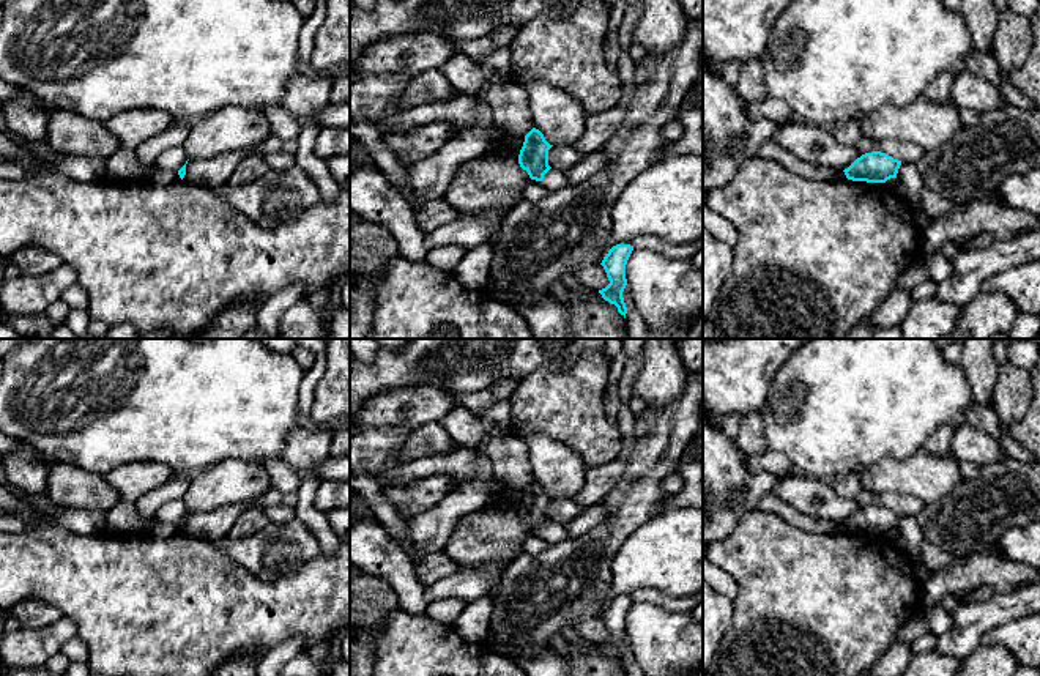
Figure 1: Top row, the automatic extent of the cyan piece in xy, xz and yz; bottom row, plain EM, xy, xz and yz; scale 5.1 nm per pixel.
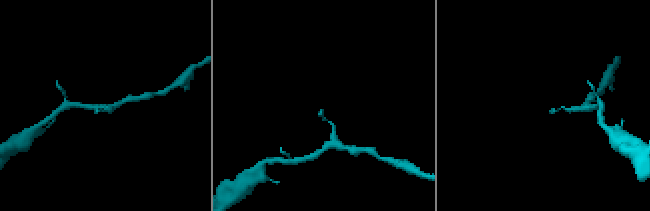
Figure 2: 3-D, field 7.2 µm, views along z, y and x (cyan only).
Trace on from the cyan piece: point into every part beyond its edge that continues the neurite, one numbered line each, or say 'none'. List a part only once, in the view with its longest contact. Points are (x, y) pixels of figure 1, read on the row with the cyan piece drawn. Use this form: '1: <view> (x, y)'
none

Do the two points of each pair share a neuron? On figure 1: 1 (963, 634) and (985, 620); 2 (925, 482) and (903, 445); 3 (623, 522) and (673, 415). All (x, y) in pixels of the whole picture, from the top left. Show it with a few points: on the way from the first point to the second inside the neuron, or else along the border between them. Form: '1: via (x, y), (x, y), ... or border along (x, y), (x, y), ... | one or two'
1: via (968, 629), (980, 620) | one
2: border along (922, 448), (905, 459), (884, 457), (873, 465) | two
3: via (635, 495), (640, 479), (656, 456), (661, 442) | one

